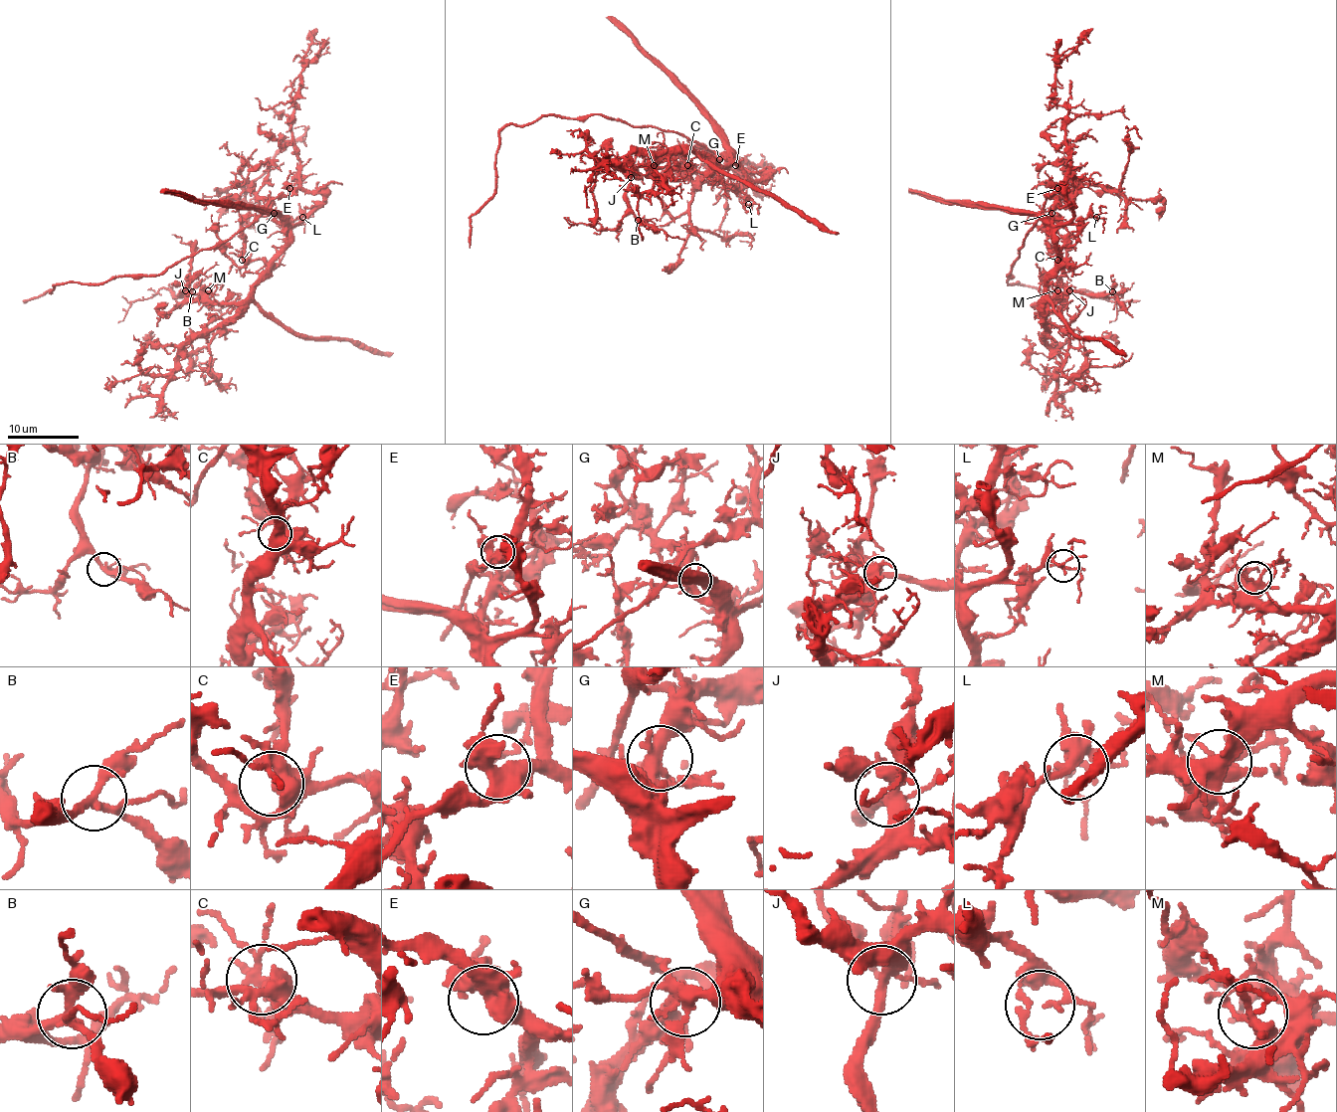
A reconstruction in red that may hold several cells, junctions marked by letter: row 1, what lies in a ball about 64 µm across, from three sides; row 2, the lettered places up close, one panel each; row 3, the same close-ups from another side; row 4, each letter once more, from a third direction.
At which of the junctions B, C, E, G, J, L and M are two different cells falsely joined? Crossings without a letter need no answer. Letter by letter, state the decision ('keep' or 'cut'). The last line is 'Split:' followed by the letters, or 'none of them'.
B: keep
C: keep
E: keep
G: keep
J: keep
L: keep
M: keep
Split: none of them

